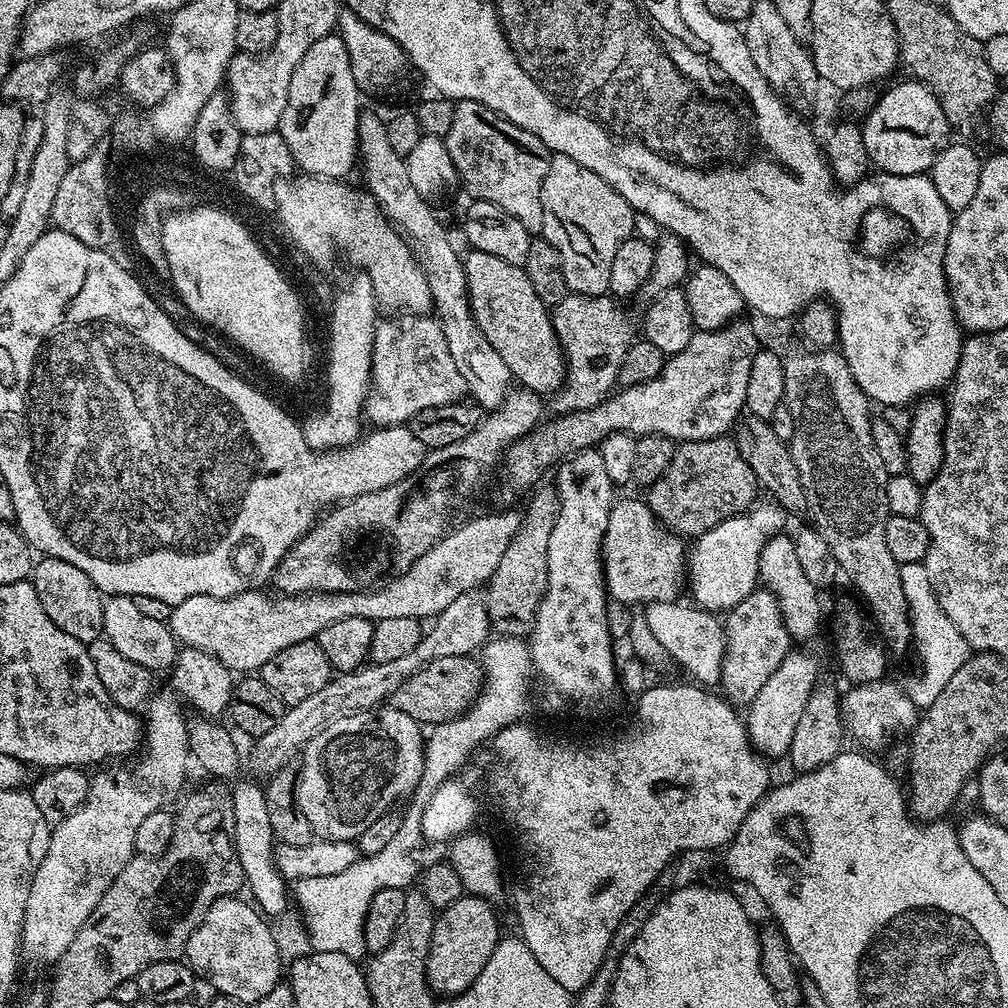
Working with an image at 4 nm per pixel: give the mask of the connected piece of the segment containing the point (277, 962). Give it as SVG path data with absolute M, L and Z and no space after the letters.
M236 896L216 900L206 918L190 934L187 963L201 981L204 980L219 995L241 1000L245 1006L255 1006L274 986L281 983L282 961L275 945L273 925L249 901Z

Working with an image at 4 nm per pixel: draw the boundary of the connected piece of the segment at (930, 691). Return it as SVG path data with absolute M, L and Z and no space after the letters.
M923 563L902 564L900 573L902 590L906 590L906 602L912 618L914 653L916 652L917 658L920 659L920 673L906 684L906 691L916 709L923 710L932 705L934 698L938 698L942 690L946 690L946 682L950 682L950 678L954 678L954 674L962 670L962 666L968 661L970 649L966 638L958 634L958 626L954 626L954 622L946 618L942 606L938 606L938 598L930 586L930 578Z

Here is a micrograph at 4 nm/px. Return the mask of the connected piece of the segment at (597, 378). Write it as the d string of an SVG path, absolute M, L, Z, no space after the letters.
M611 295L562 298L551 309L552 325L564 351L564 386L555 393L557 413L590 410L613 395L618 384L618 370L626 350L634 343L632 320L619 308Z

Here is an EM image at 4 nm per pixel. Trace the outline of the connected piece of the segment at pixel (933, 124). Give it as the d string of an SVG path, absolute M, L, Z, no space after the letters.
M908 78L905 84L896 84L863 117L862 131L866 142L866 154L881 173L889 172L899 176L918 176L927 173L939 154L950 143L950 125L940 105L940 99L925 84L915 78Z

